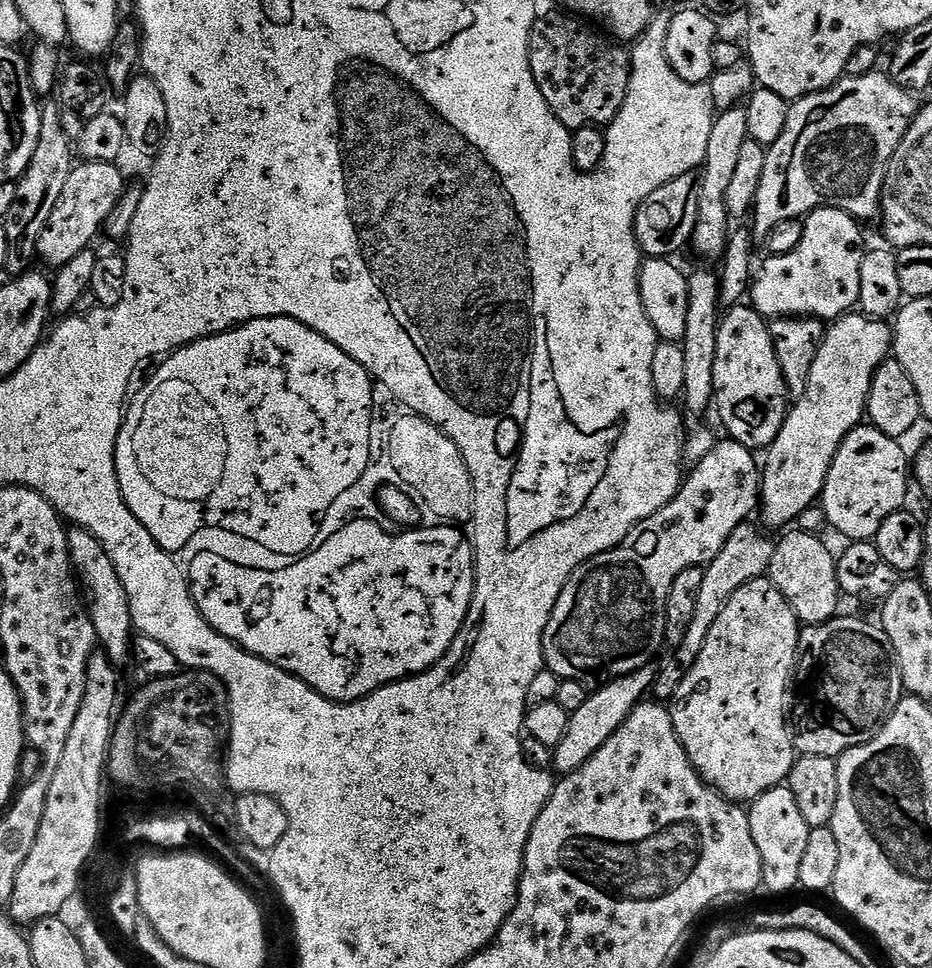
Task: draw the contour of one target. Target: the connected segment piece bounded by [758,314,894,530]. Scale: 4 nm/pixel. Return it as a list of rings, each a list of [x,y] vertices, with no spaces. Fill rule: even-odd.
[[[863,314],[841,316],[825,331],[824,341],[820,343],[818,350],[818,358],[814,358],[814,366],[810,366],[808,385],[797,399],[801,400],[797,404],[795,401],[789,407],[778,438],[767,449],[768,461],[763,461],[762,464],[760,485],[762,503],[759,505],[758,512],[759,515],[764,515],[765,522],[763,523],[769,529],[784,530],[795,525],[800,515],[819,501],[820,495],[824,493],[826,478],[830,474],[830,466],[834,462],[834,454],[838,454],[838,446],[842,446],[846,434],[861,427],[868,411],[868,395],[872,385],[872,376],[878,370],[878,366],[882,366],[882,362],[889,359],[893,348],[893,329],[885,321],[873,320],[871,316]]]

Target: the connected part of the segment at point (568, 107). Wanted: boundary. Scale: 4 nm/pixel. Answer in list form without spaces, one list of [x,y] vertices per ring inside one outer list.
[[[560,15],[564,16],[548,16],[545,20],[544,17],[537,19],[532,26],[528,57],[530,58],[530,70],[534,74],[534,82],[538,90],[542,90],[542,98],[546,98],[550,110],[558,118],[558,122],[562,122],[562,126],[570,130],[608,126],[622,110],[623,102],[626,101],[631,78],[629,49],[613,42],[603,31],[597,30],[591,23],[575,15]]]

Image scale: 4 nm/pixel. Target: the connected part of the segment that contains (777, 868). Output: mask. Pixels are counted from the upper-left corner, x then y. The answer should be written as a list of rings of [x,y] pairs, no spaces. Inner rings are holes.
[[[786,787],[771,788],[766,794],[751,801],[747,809],[750,834],[754,834],[754,846],[762,854],[763,887],[772,892],[788,892],[799,885],[798,870],[802,870],[802,854],[806,854],[809,827],[794,794]]]

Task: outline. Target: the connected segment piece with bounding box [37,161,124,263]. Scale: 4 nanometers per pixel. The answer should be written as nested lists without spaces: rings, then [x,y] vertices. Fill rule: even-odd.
[[[87,161],[74,167],[68,176],[64,192],[38,239],[37,250],[50,250],[50,258],[58,258],[68,263],[70,258],[89,249],[90,242],[95,238],[99,228],[101,231],[108,221],[109,214],[123,199],[124,176],[118,169],[116,164],[96,161]],[[56,250],[62,252],[56,254]]]

